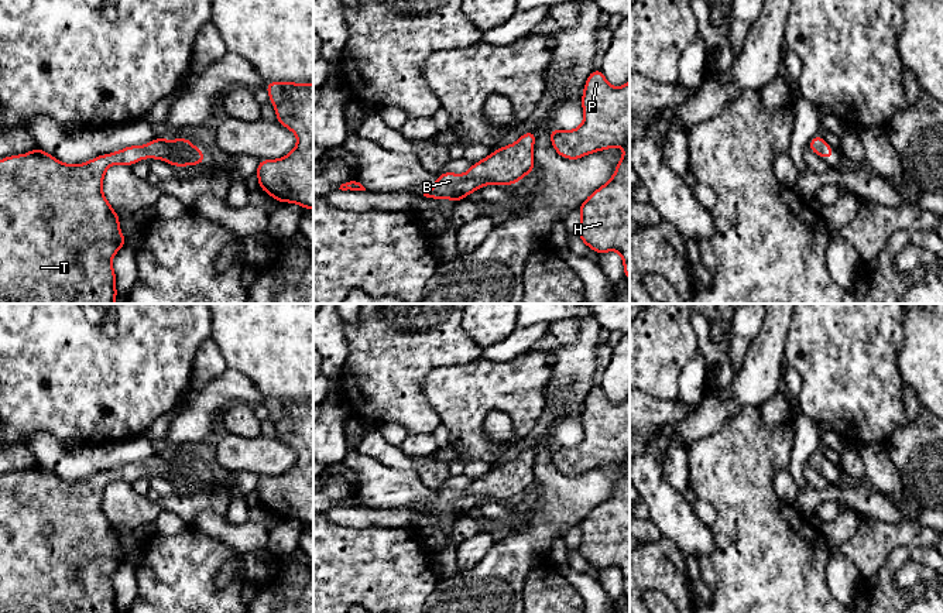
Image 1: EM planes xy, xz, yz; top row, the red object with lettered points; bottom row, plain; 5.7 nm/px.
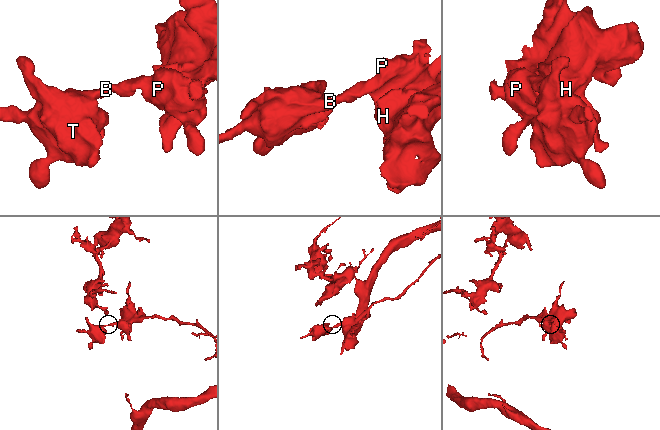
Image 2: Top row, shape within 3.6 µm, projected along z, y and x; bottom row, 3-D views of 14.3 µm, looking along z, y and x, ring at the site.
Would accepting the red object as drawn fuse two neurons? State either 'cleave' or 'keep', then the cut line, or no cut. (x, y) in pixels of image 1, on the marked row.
keep; no cut

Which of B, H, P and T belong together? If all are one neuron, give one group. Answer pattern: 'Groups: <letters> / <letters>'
Groups: B H P T

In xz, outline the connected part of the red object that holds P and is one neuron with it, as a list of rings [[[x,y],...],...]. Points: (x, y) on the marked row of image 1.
[[[601,68],[593,69],[584,83],[582,107],[584,119],[580,127],[572,131],[553,129],[548,136],[555,151],[566,160],[579,160],[617,145],[625,148],[611,179],[579,206],[582,225],[577,236],[599,256],[610,250],[618,251],[624,263],[624,277],[630,280],[630,81],[621,88],[613,88]]]

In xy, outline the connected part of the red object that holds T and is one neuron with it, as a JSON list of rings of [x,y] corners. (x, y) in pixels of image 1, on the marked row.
[[[157,137],[147,145],[130,145],[78,165],[64,164],[38,147],[0,160],[0,304],[114,304],[117,291],[112,258],[128,242],[120,232],[120,216],[103,195],[103,175],[113,164],[133,167],[143,158],[161,158],[175,167],[206,161],[205,153],[188,137]]]

